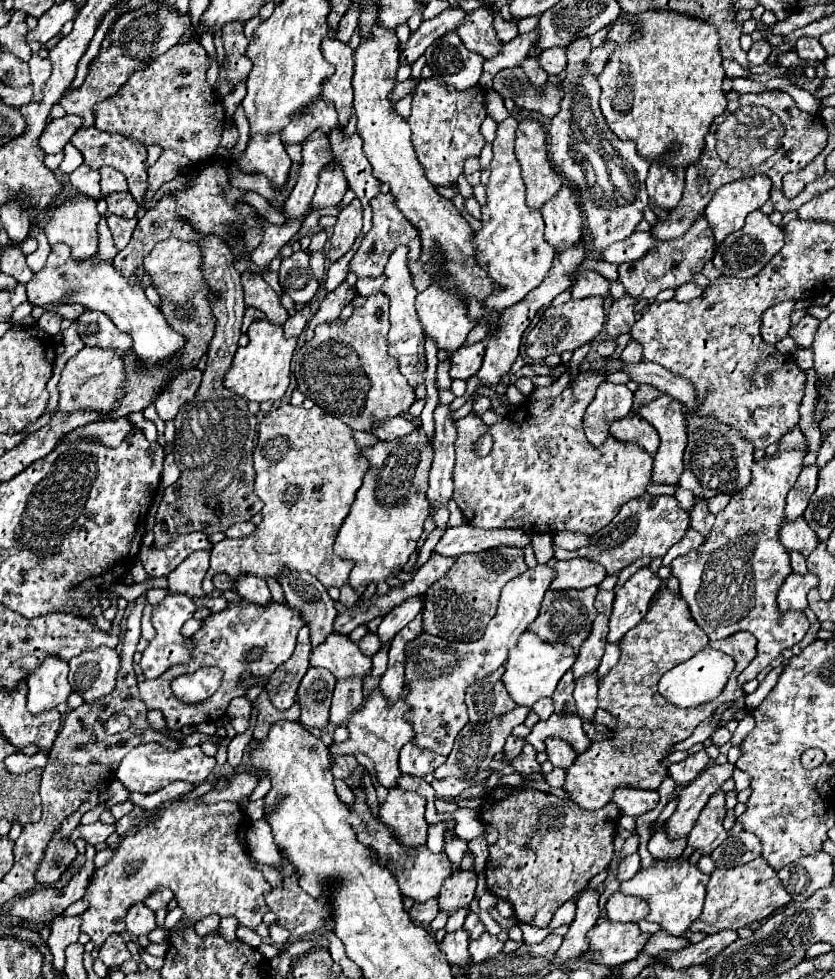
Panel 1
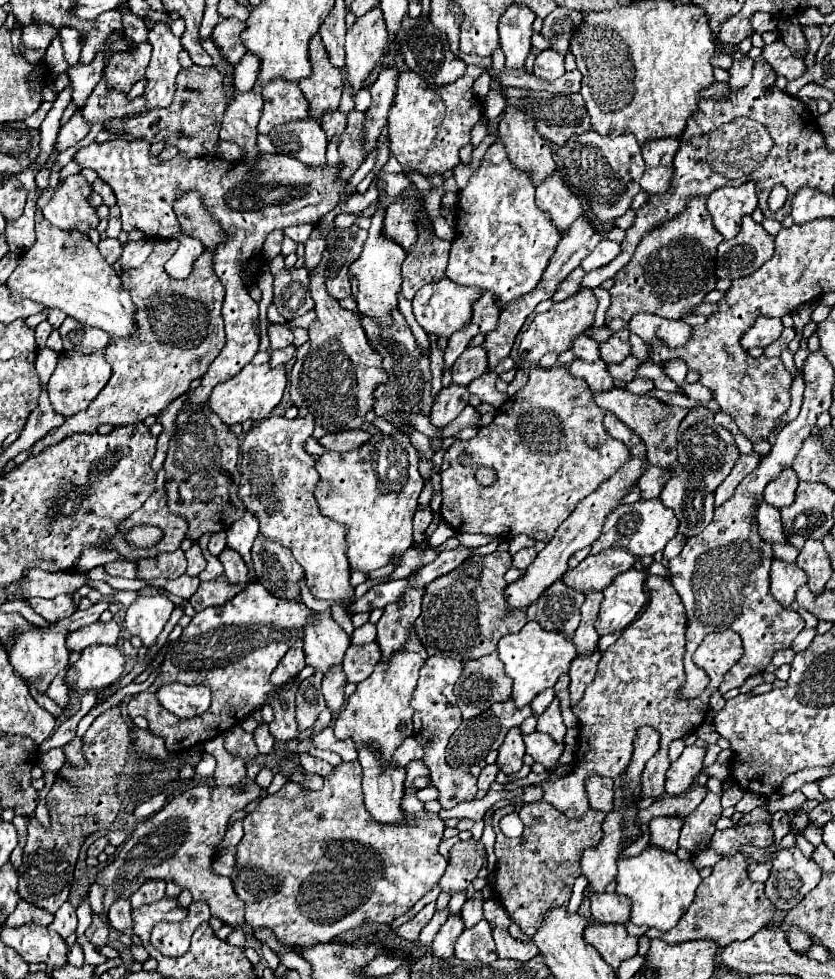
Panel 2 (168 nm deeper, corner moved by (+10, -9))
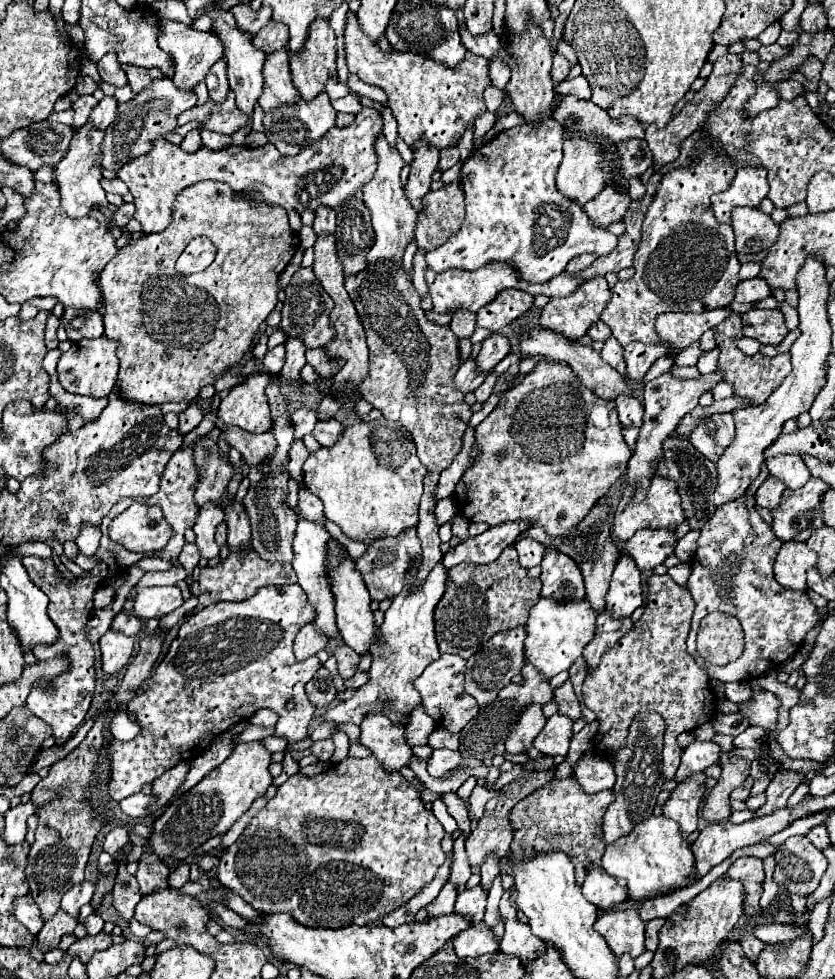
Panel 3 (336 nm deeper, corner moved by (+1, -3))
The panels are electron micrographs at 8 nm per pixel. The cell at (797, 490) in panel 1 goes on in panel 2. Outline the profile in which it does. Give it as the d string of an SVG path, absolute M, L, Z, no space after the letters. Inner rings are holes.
M787 468L779 474L777 480L773 480L767 488L765 488L765 502L769 502L771 506L775 508L783 508L783 506L791 506L793 504L793 498L795 498L795 490L797 490L797 484L799 484L799 478L797 474Z

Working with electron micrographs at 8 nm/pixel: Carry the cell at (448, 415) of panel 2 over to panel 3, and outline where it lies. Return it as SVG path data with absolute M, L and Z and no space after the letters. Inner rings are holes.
M468 358L468 360L460 366L460 370L456 372L454 384L456 384L456 388L458 388L460 392L466 394L466 392L474 392L474 390L484 382L486 376L488 376L486 372L480 372L480 370L478 370L476 360L474 360L474 358Z

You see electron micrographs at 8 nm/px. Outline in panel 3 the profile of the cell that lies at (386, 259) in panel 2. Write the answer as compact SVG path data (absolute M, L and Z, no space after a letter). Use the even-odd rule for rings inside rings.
M378 134L378 140L374 144L374 152L378 156L378 168L372 176L372 180L362 186L364 192L364 204L370 208L372 212L372 226L376 232L376 240L372 250L368 252L368 262L376 262L376 260L402 260L402 254L406 250L406 244L414 238L414 224L416 224L416 210L412 208L412 204L408 202L404 188L400 184L400 170L404 166L400 154L396 148L392 148L384 134Z

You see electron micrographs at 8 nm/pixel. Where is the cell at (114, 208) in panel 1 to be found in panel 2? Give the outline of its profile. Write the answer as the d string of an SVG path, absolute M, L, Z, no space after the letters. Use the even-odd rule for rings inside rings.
M119 206L109 208L109 226L107 226L107 236L117 238L121 232L121 218L119 218Z

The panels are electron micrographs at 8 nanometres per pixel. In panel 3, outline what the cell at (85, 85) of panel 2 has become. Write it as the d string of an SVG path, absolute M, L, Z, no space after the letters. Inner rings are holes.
M80 96L74 104L72 104L72 110L74 110L74 128L80 128L88 122L88 116L92 112L92 108L98 104L98 100L94 96Z

